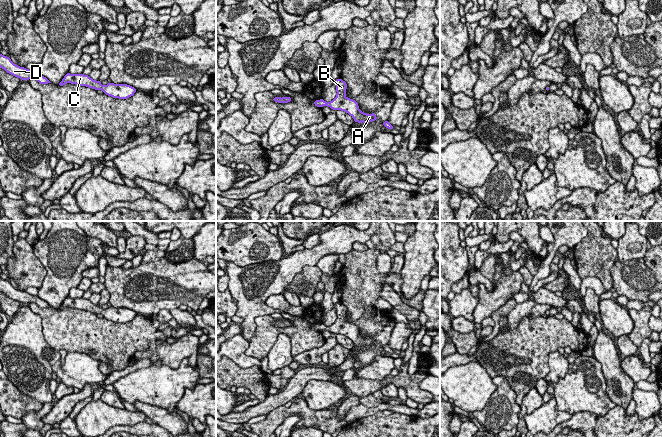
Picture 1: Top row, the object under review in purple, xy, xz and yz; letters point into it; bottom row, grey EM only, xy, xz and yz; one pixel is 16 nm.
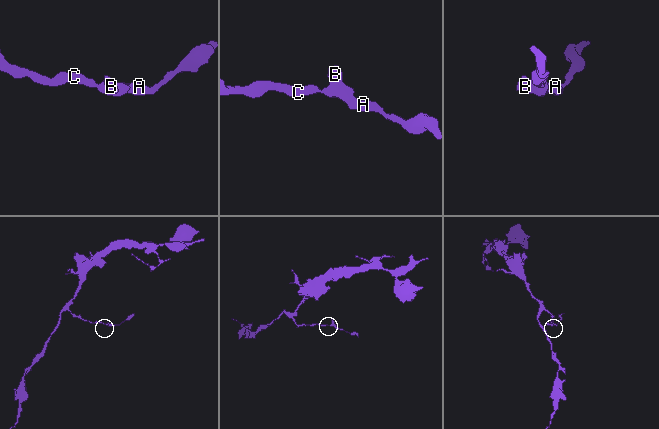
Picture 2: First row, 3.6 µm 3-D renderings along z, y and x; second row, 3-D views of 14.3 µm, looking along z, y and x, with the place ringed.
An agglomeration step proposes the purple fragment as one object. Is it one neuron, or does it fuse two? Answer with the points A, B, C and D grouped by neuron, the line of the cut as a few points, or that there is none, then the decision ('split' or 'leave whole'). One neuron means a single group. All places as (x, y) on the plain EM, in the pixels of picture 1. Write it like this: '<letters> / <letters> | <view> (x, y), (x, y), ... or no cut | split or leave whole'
A B C D | no cut | leave whole

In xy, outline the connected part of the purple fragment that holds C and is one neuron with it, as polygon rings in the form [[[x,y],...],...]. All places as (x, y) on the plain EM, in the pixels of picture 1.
[[[67,297],[58,310],[63,310],[66,307],[77,308],[80,310],[90,311],[95,314],[103,314],[104,317],[113,322],[127,323],[134,319],[136,313],[127,308],[114,308],[108,307],[106,310],[103,310],[100,305],[95,305],[90,302],[88,299],[84,298],[70,298]]]

